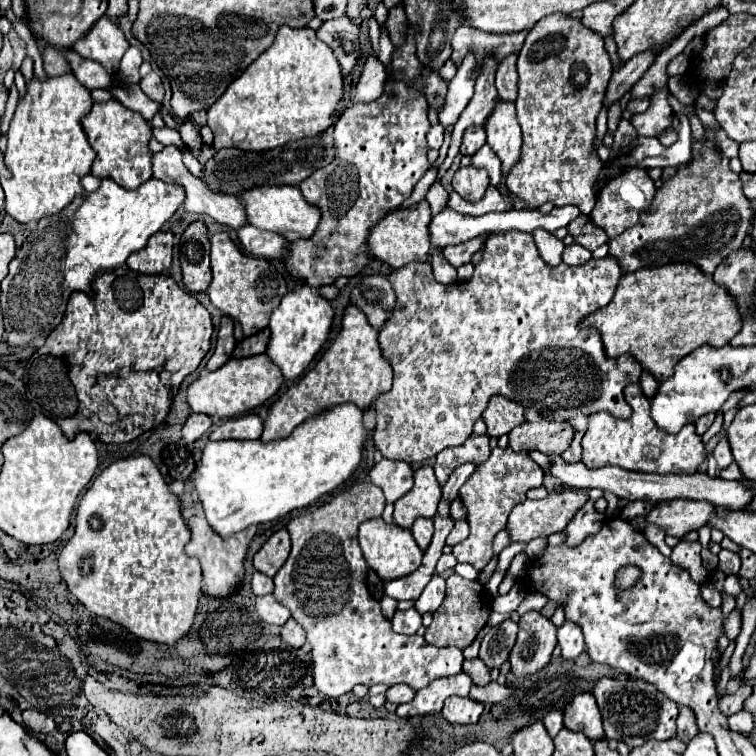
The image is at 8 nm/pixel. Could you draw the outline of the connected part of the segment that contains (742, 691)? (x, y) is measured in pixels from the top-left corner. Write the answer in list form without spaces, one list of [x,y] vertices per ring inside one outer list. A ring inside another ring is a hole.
[[[742,684],[734,694],[722,696],[722,698],[718,700],[718,708],[720,708],[726,716],[732,716],[732,714],[736,714],[736,712],[742,710],[742,704],[744,704],[744,700],[746,700],[750,694],[752,694],[752,688],[750,688],[748,684]]]

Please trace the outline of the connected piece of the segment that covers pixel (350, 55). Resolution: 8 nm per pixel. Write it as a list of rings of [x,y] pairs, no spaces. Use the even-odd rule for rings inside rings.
[[[340,16],[340,18],[324,20],[322,26],[316,30],[316,34],[322,42],[326,42],[332,48],[342,70],[350,74],[360,56],[358,26],[352,24],[348,16]]]

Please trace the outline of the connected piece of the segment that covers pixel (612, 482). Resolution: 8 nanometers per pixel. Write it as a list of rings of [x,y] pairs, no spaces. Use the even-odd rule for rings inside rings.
[[[560,456],[550,458],[552,460],[552,476],[560,478],[564,484],[580,490],[604,490],[612,492],[618,498],[624,498],[628,502],[632,500],[644,500],[644,502],[662,502],[662,500],[674,500],[674,498],[688,498],[688,500],[706,500],[714,506],[730,506],[732,510],[744,510],[752,504],[754,492],[746,484],[738,480],[724,480],[720,476],[708,476],[706,472],[700,472],[696,476],[678,476],[678,474],[644,474],[644,472],[630,472],[622,468],[598,468],[590,470],[584,466],[584,462],[566,464]]]

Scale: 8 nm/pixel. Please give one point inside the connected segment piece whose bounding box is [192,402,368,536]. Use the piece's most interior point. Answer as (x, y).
(240, 482)

